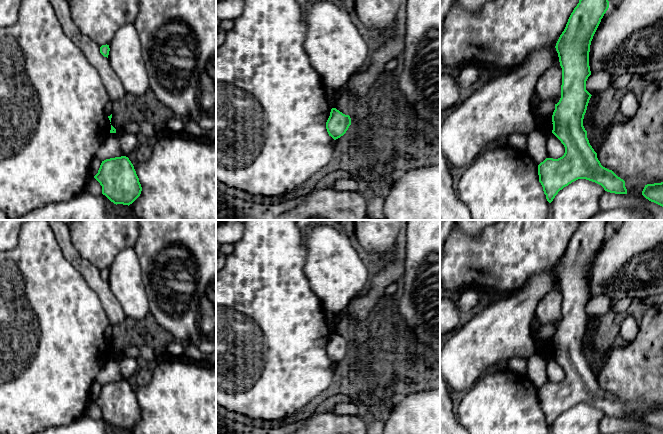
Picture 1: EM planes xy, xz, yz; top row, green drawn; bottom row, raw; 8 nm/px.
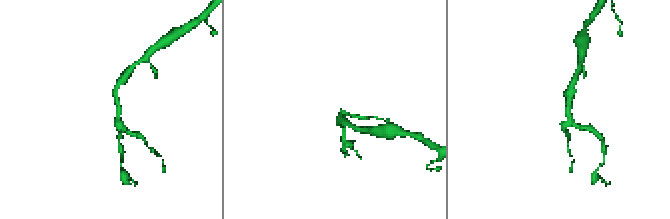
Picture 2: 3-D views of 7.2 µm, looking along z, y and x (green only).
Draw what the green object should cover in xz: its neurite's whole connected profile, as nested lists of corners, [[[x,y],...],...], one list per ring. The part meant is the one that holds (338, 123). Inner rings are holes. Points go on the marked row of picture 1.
[[[332,108],[330,116],[326,122],[326,129],[334,140],[343,136],[351,125],[351,118],[336,108]]]

